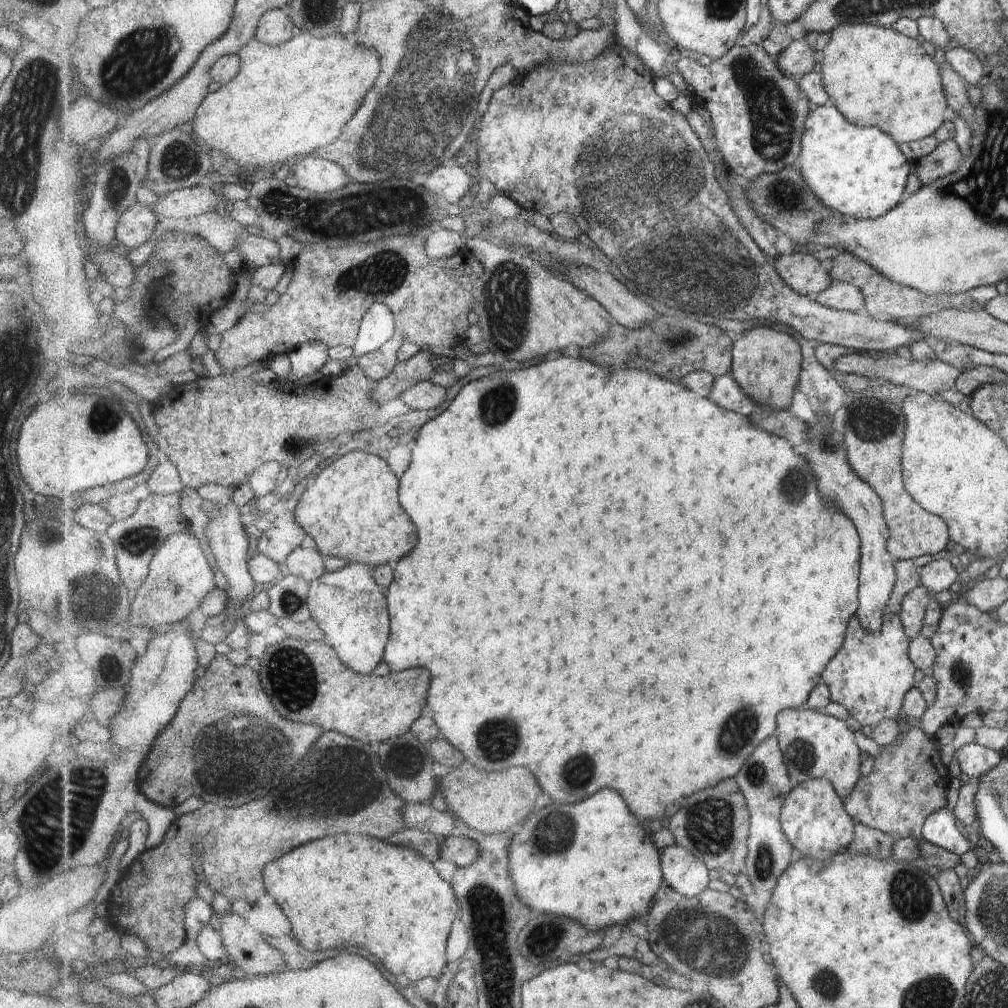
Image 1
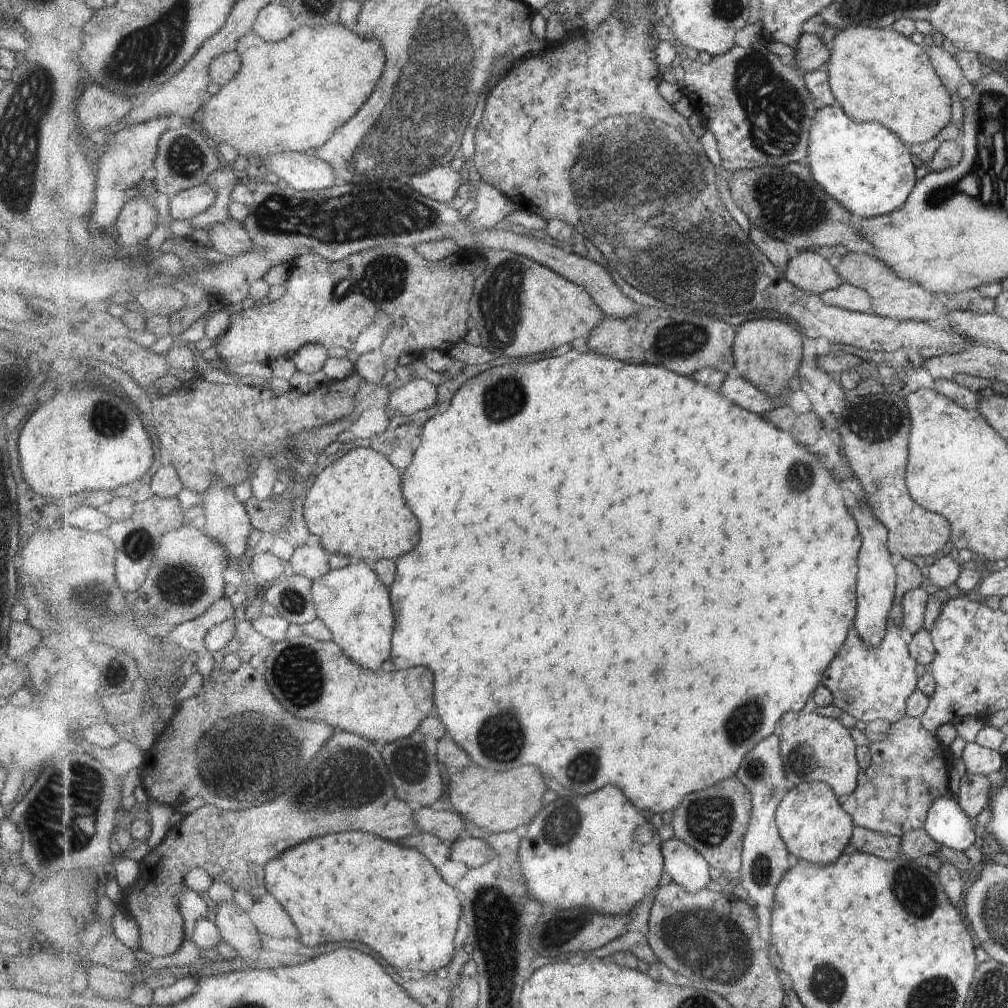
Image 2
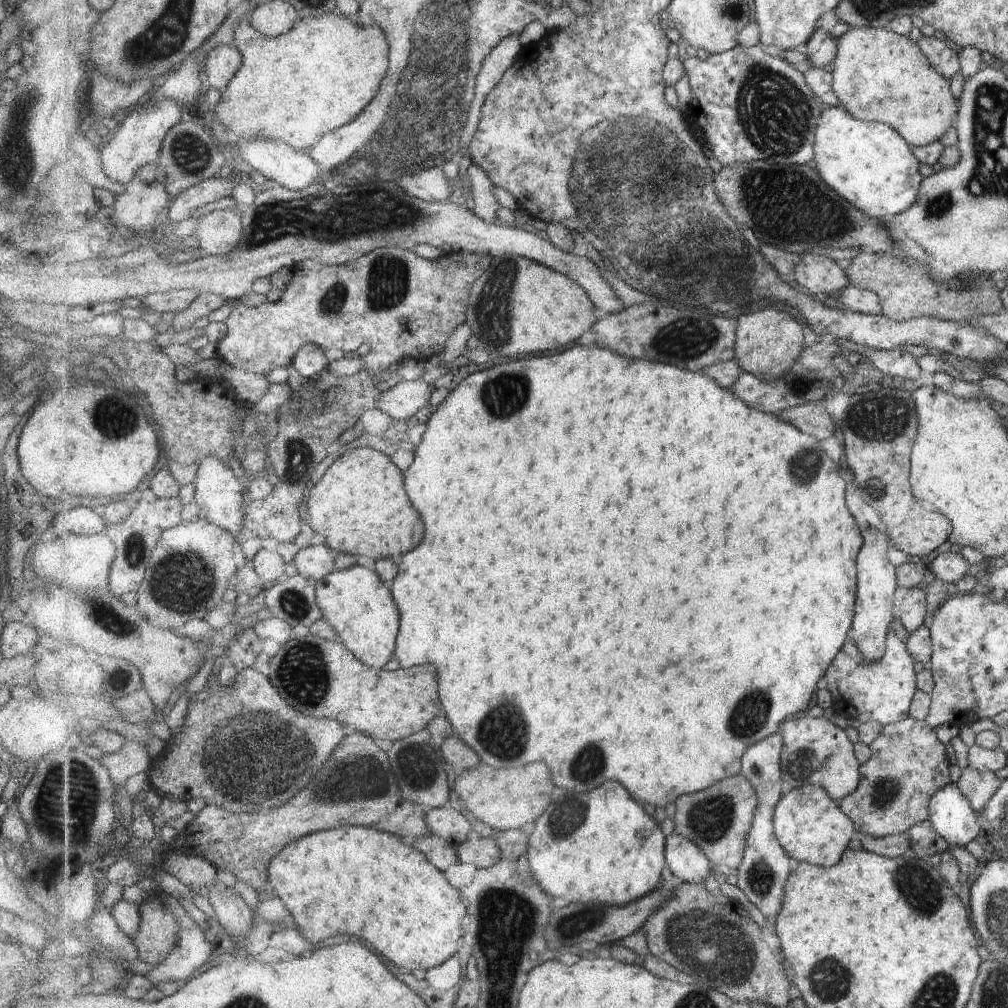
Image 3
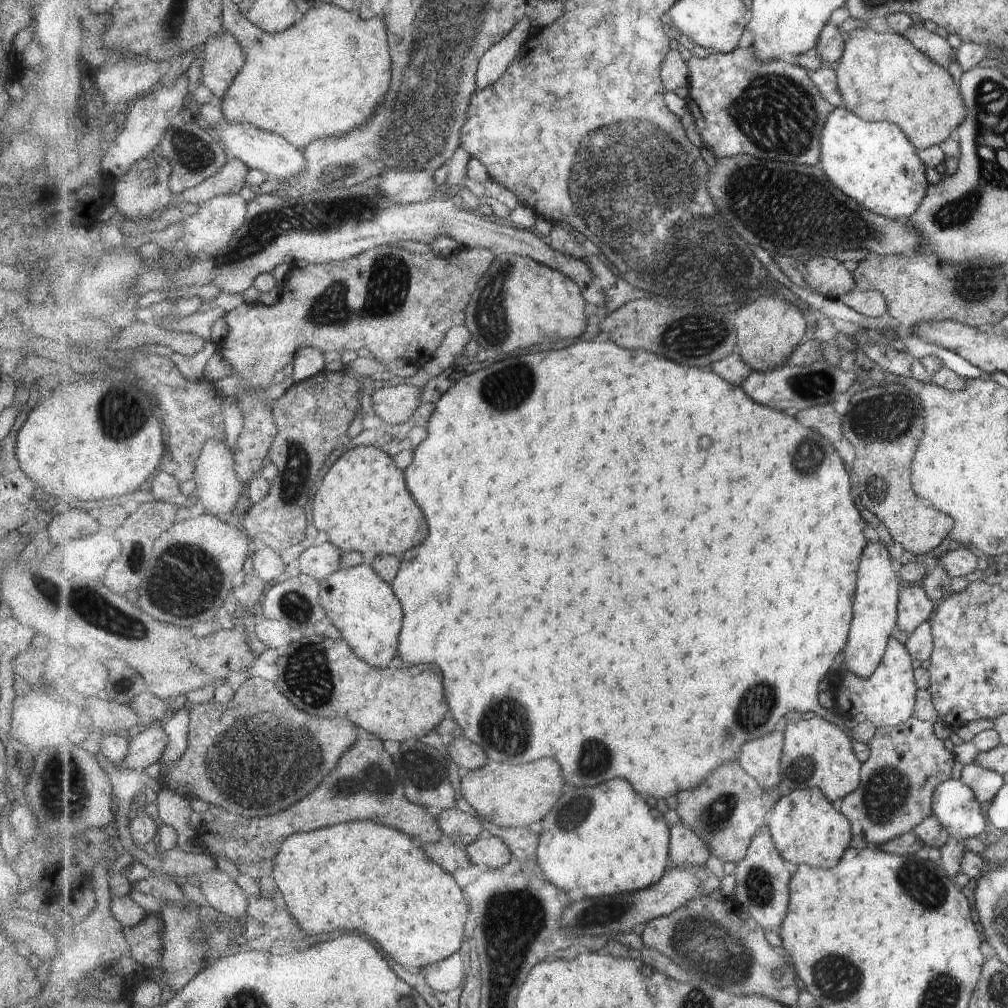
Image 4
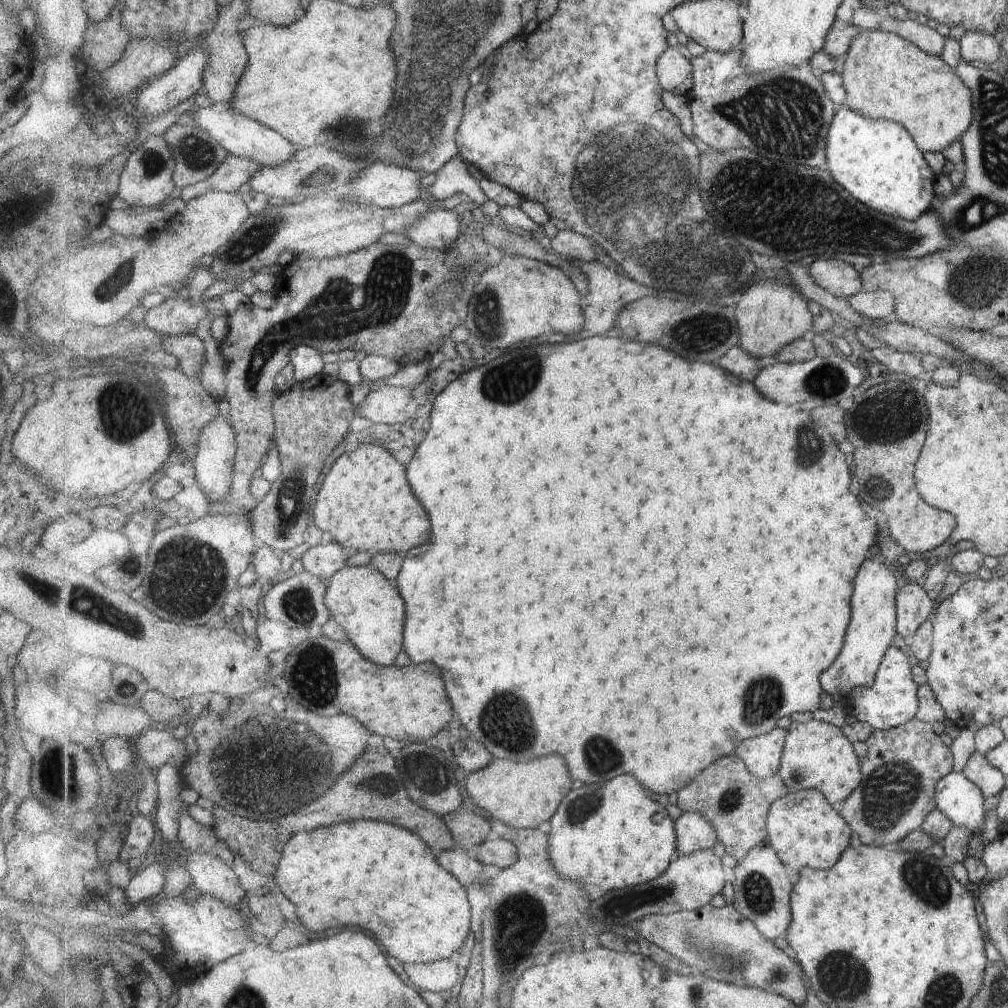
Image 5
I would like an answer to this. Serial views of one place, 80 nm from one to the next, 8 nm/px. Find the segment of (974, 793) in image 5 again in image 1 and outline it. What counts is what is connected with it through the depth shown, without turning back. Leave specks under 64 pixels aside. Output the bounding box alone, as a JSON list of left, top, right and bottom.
[920,808,974,857]

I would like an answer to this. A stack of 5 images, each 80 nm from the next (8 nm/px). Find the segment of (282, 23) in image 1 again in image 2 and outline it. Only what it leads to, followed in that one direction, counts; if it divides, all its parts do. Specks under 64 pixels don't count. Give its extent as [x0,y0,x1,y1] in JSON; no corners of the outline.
[253,2,302,43]

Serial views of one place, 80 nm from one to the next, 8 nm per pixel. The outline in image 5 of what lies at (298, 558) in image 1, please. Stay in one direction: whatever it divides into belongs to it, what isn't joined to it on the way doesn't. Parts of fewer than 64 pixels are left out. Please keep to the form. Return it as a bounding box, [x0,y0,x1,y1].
[301,540,358,580]

